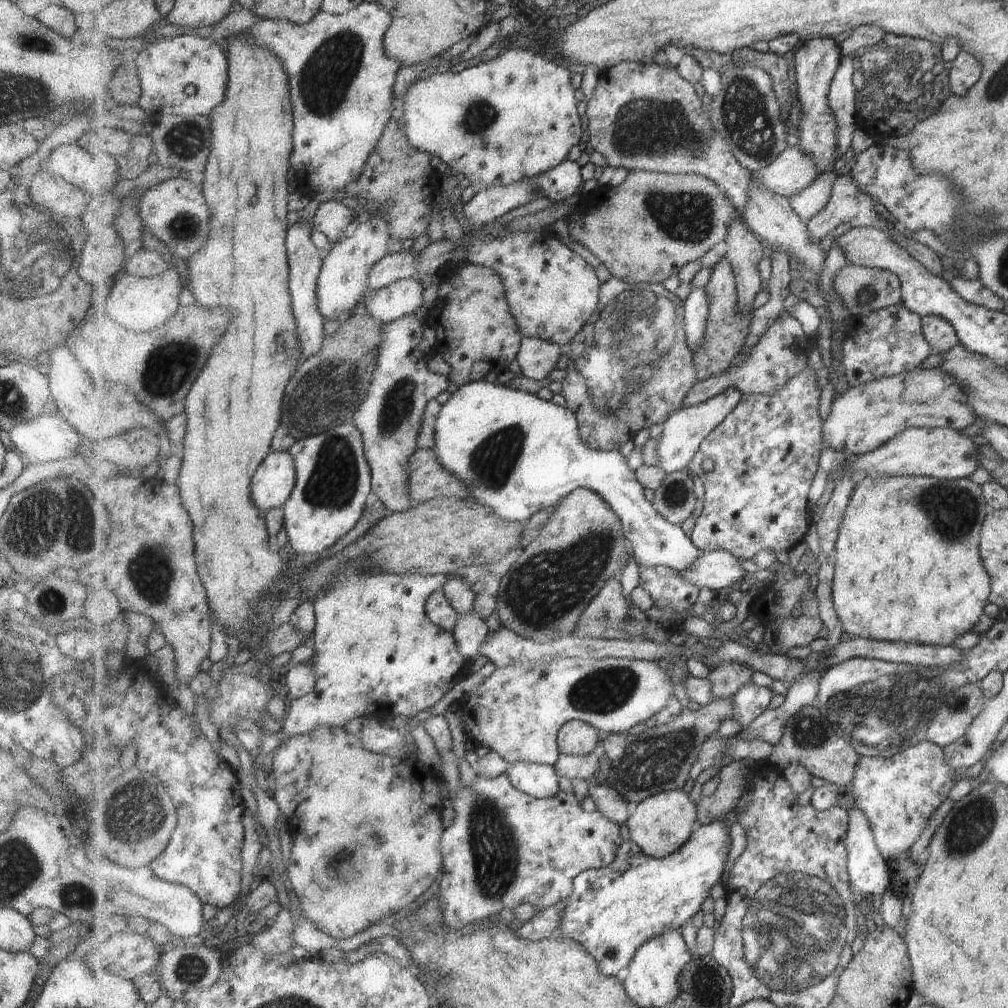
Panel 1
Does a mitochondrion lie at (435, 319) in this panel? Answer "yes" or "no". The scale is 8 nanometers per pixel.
no

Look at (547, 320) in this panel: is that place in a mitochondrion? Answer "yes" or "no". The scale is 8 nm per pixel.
no

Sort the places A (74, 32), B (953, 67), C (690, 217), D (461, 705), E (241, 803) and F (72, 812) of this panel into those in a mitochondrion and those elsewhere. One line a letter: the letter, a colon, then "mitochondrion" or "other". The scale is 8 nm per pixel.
A: other
B: other
C: mitochondrion
D: other
E: other
F: other

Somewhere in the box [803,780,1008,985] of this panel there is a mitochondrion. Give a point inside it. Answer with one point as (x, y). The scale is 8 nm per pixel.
(974, 822)

